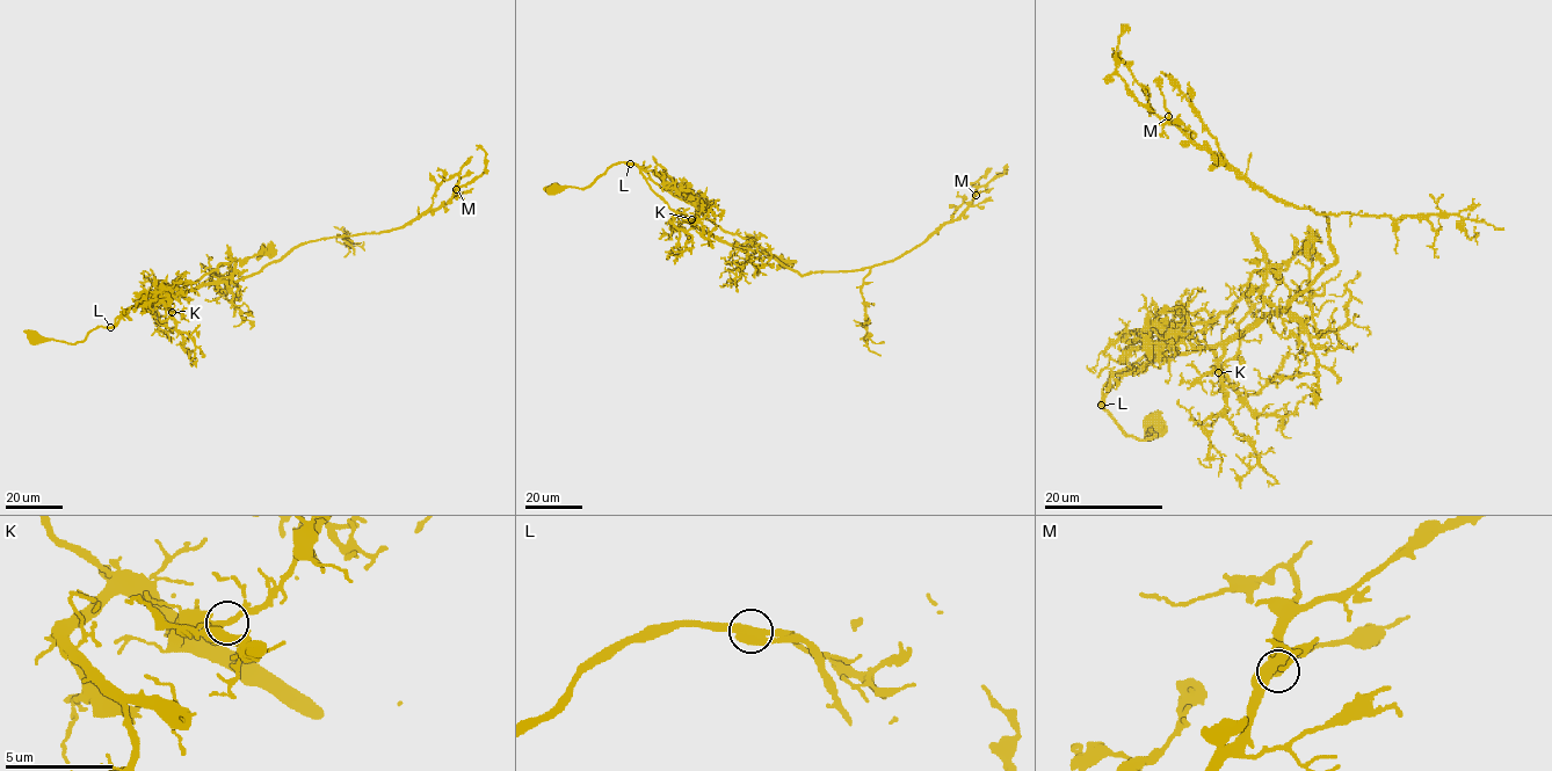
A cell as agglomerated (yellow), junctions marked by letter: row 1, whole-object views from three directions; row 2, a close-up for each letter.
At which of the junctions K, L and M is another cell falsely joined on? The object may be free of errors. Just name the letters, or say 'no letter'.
L

